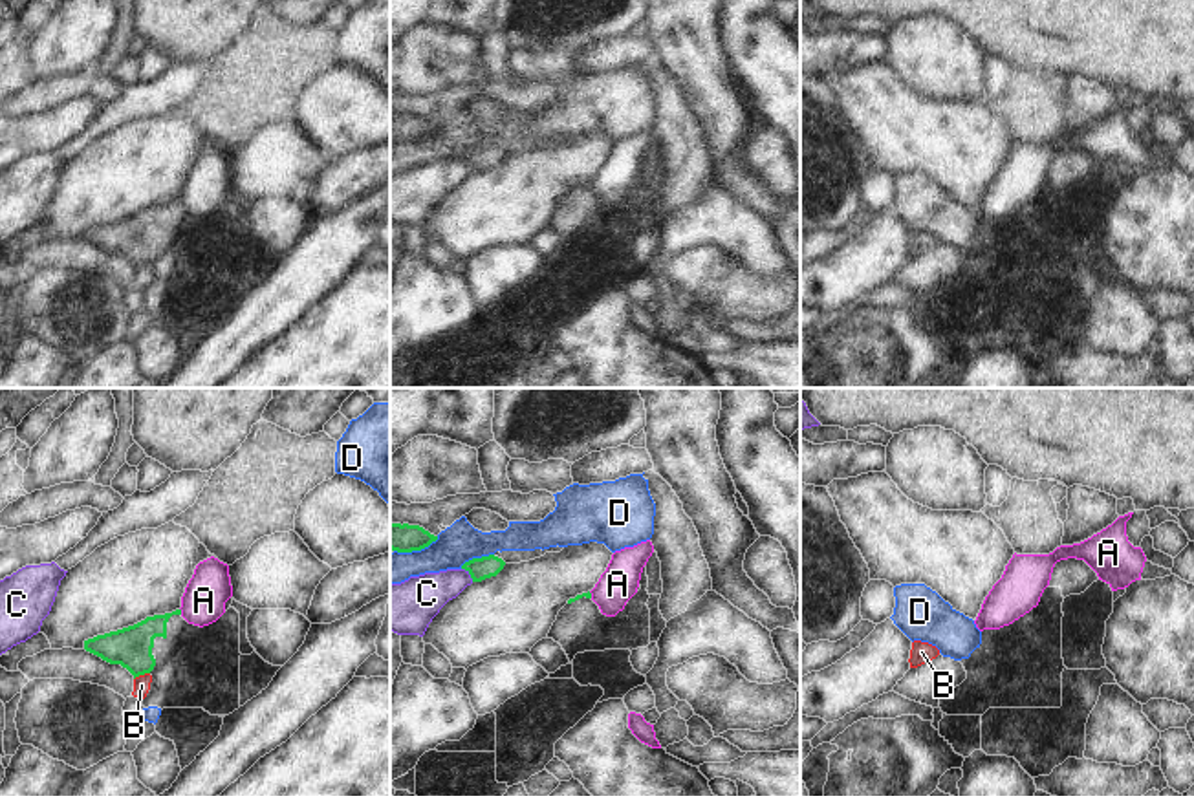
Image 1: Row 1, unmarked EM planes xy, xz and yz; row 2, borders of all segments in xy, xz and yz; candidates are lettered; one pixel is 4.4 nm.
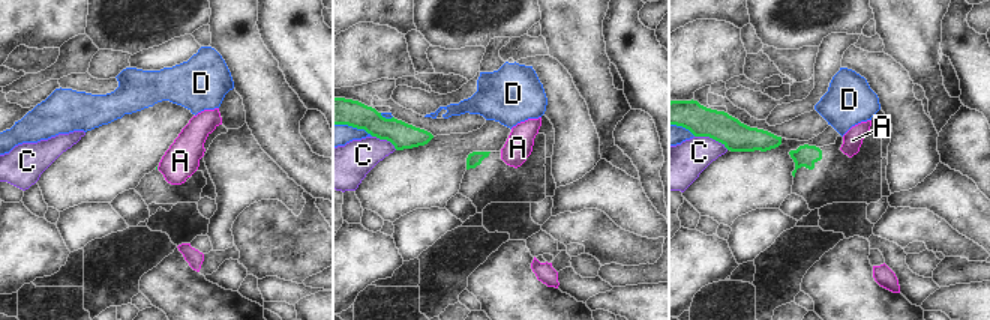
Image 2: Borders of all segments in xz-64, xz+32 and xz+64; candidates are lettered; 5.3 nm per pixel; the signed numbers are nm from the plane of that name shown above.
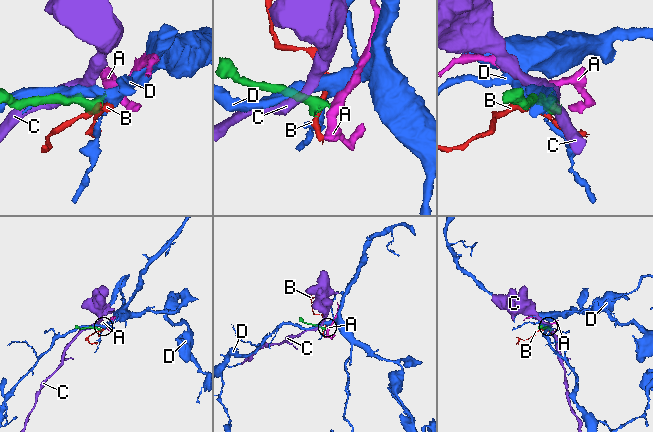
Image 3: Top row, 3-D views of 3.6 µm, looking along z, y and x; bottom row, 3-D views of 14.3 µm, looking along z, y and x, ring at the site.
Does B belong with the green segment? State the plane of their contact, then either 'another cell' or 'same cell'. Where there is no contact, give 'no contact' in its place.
contact in xy; another cell

